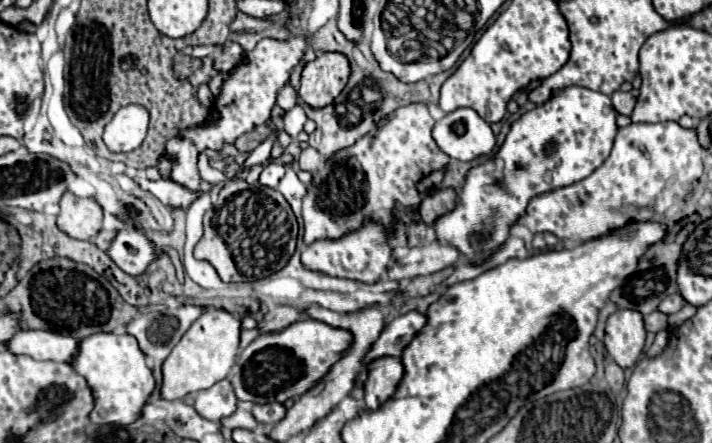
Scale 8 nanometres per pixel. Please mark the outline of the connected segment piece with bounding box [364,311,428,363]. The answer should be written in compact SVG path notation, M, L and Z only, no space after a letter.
M418 311L398 315L392 323L388 323L384 327L384 331L380 333L378 341L368 351L364 361L368 363L372 359L386 357L386 355L400 357L400 353L408 347L408 341L412 341L412 337L416 337L416 333L420 333L420 329L424 329L426 321L428 321L426 315L422 315Z

